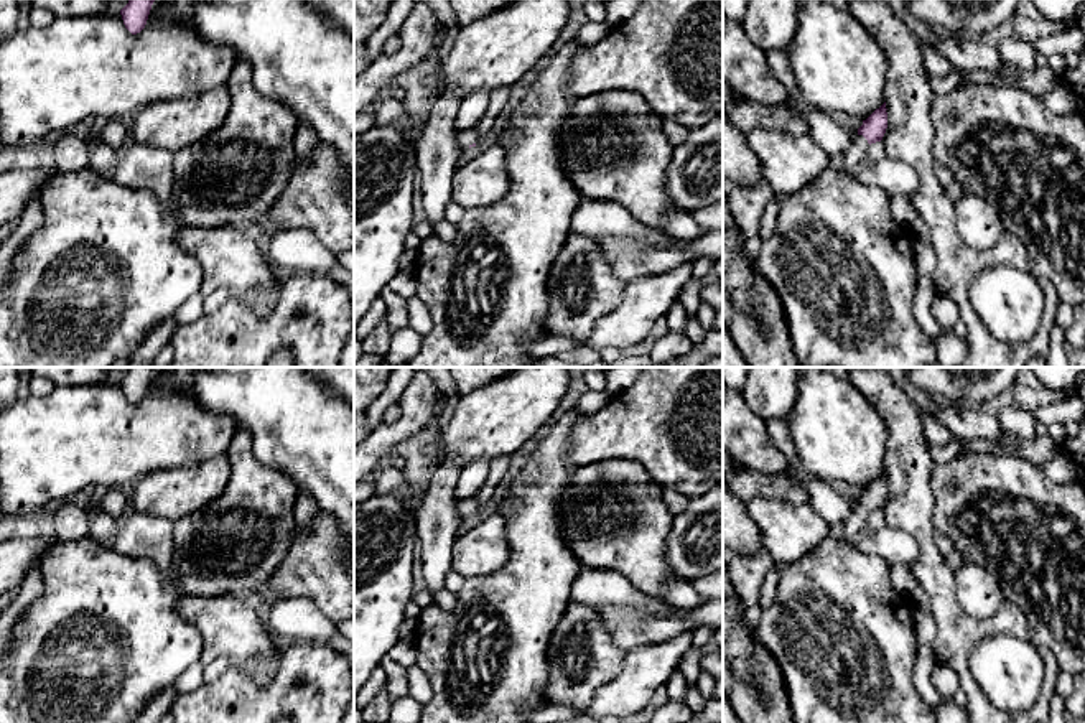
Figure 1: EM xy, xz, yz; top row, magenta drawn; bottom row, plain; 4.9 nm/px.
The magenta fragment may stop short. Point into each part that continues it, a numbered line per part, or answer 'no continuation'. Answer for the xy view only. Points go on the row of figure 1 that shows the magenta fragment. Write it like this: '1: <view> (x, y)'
no continuation

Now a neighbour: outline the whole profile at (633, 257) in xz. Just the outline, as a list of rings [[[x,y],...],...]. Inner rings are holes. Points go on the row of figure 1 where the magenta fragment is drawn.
[[[603,236],[596,239],[616,275],[631,285],[639,278],[670,272],[683,264],[695,264],[700,255],[683,247],[655,245],[634,236]]]

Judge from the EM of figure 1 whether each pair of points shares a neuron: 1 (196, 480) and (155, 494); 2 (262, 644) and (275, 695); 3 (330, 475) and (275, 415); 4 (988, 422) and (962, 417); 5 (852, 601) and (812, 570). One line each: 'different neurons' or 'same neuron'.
1: same neuron
2: different neurons
3: same neuron
4: same neuron
5: same neuron

